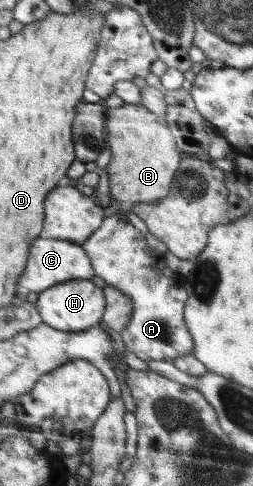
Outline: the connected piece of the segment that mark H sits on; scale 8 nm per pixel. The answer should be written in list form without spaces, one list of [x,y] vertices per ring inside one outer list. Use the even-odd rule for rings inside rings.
[[[74,279],[55,284],[44,292],[38,293],[39,297],[34,303],[43,324],[50,325],[64,332],[76,332],[89,329],[102,321],[105,311],[105,298],[101,287],[93,280]]]

